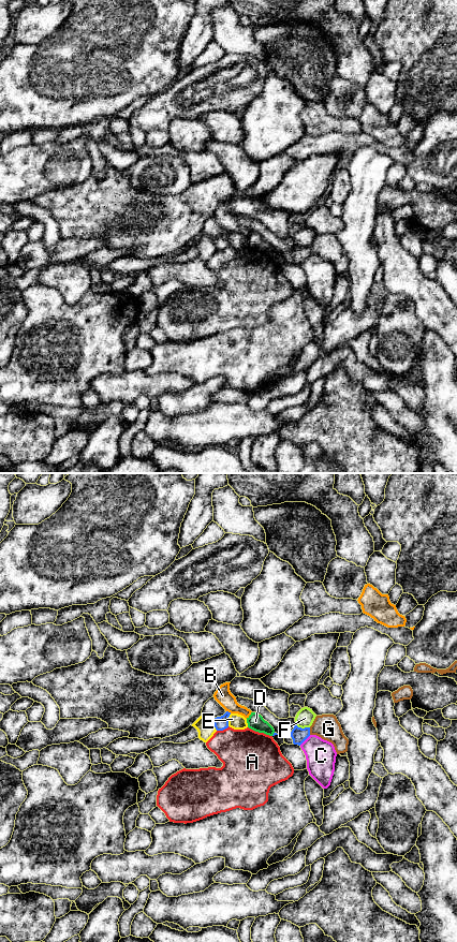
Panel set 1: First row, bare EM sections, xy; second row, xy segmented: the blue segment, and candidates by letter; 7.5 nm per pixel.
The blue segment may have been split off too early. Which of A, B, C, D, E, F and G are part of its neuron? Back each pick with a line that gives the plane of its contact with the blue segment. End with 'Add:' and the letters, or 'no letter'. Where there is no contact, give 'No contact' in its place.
G: Touches blue in xy
Add: G

